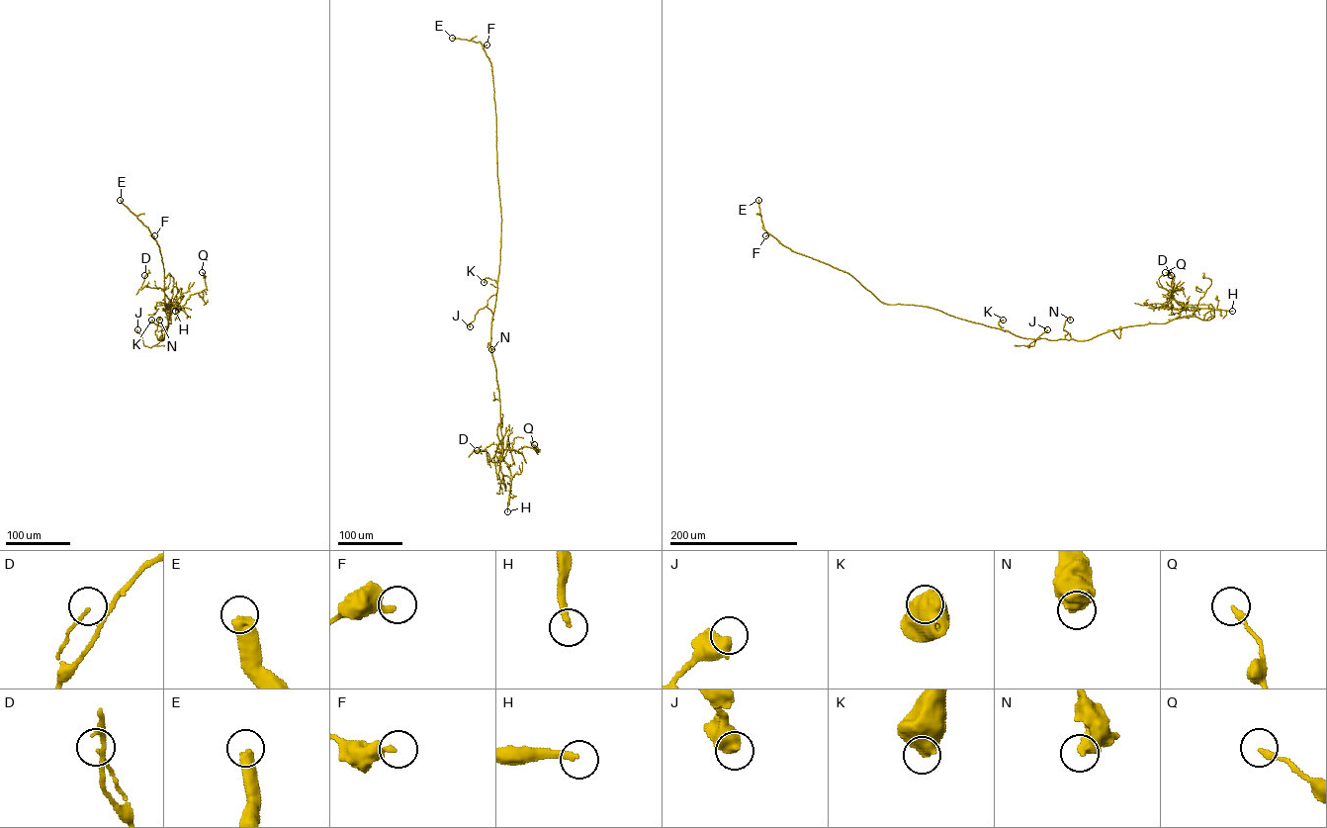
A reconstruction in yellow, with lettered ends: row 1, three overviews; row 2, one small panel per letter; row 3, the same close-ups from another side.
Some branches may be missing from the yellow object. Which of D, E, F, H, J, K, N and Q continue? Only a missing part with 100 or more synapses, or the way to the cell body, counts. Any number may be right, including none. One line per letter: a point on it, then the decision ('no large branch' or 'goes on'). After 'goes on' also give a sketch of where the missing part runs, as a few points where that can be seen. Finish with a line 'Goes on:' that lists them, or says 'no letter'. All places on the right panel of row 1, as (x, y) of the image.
D: place (1171, 275); no large branch
E: place (758, 200); goes on; course (758, 200), (751, 194), (743, 195), (740, 188)
F: place (765, 235); no large branch
H: place (1232, 311); goes on; course (1232, 311), (1268, 322), (1281, 322)
J: place (1047, 329); no large branch
K: place (1003, 320); no large branch
N: place (1070, 320); no large branch
Q: place (1165, 272); no large branch
Goes on: E, H

